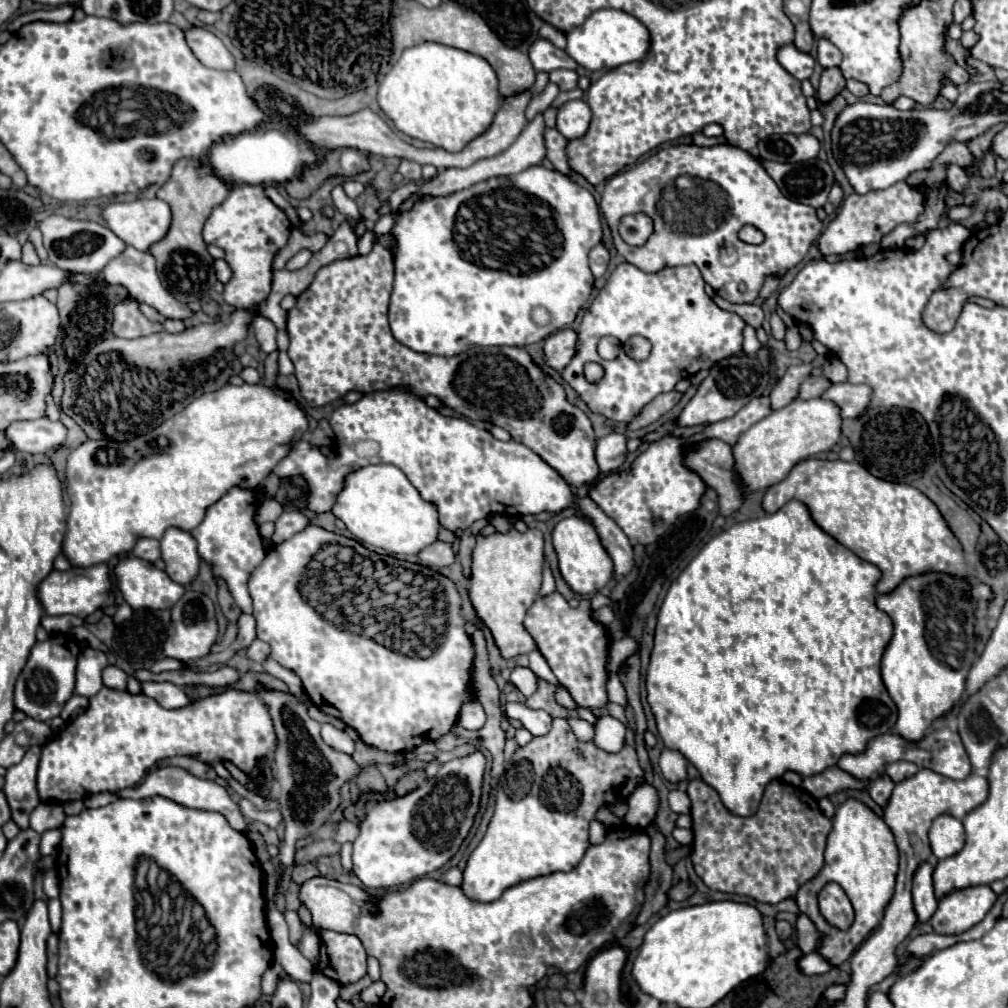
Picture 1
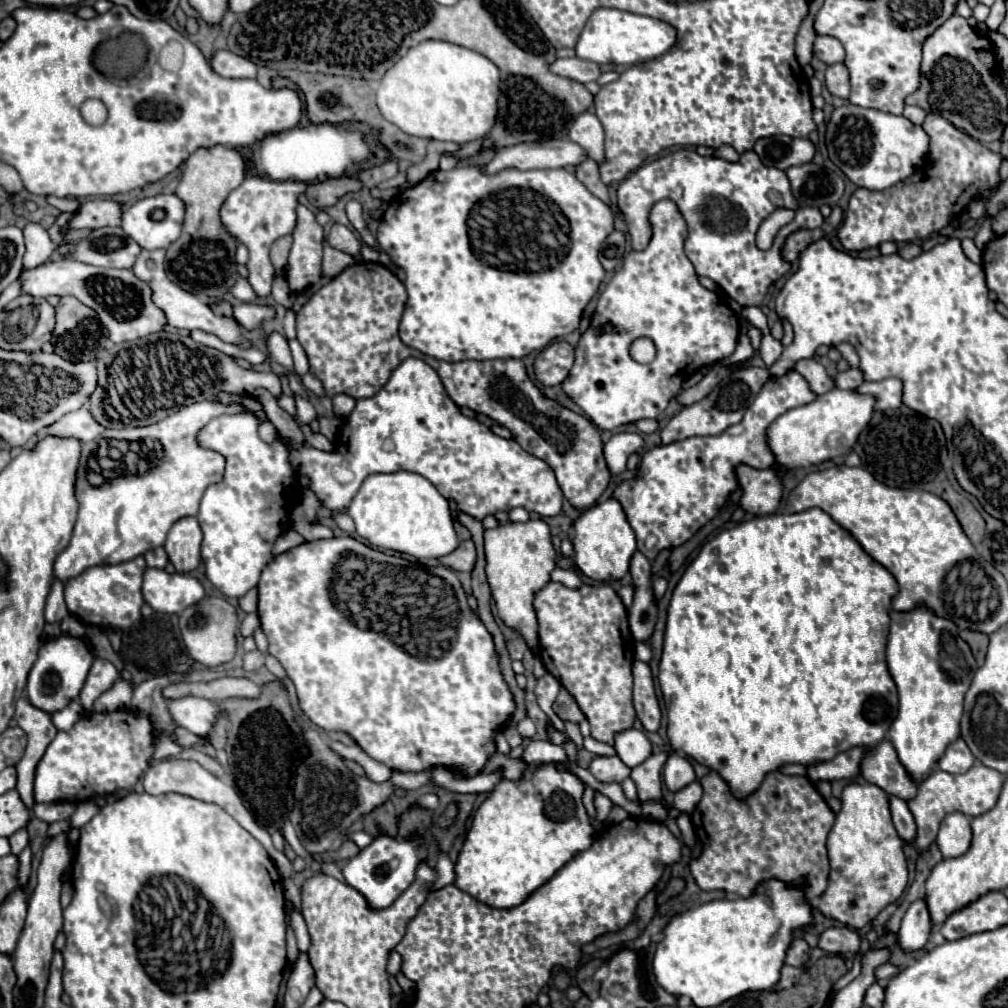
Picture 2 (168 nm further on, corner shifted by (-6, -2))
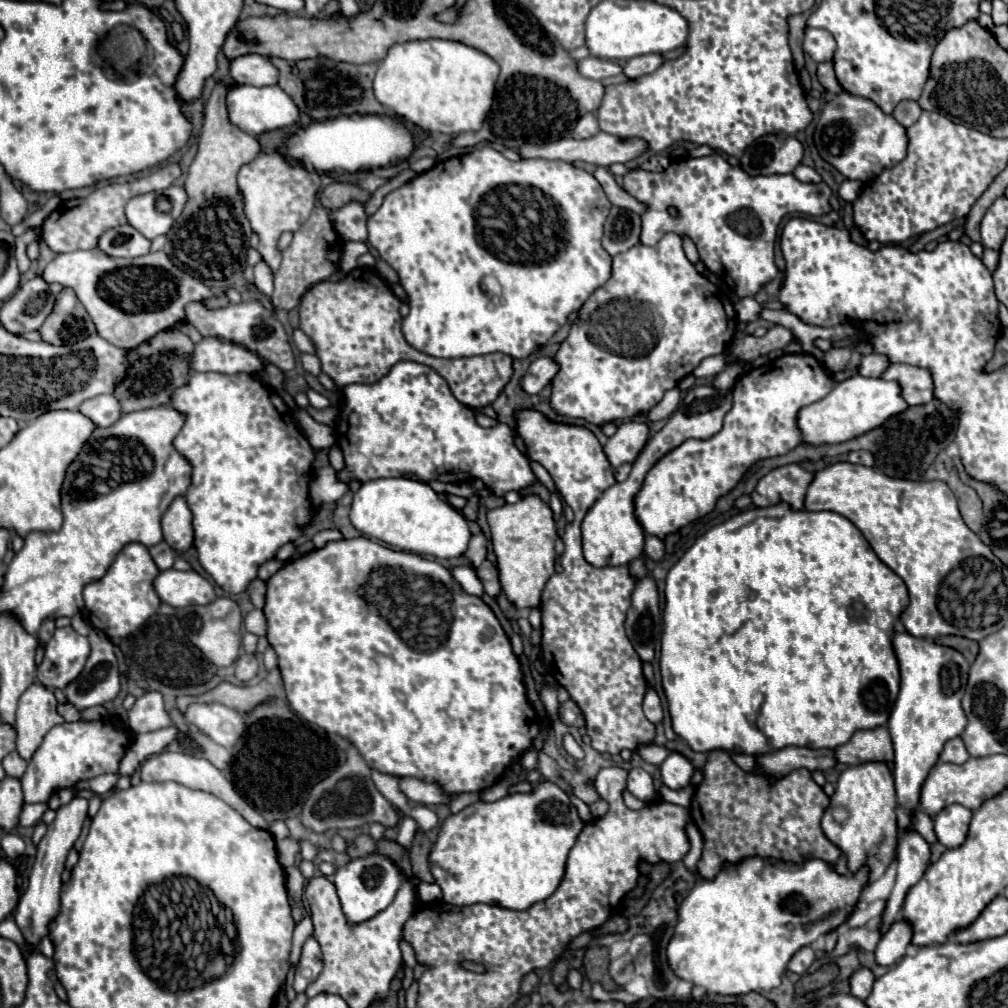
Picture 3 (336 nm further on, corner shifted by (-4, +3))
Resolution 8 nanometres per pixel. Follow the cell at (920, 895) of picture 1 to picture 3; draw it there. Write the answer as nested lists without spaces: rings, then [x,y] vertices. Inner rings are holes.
[[[896,920],[896,924],[892,924],[892,928],[880,938],[876,946],[876,952],[874,952],[876,964],[880,966],[896,964],[906,954],[910,940],[912,940],[910,924],[906,924],[904,920]]]

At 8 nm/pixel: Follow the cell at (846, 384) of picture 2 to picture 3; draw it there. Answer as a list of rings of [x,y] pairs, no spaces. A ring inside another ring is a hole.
[[[868,354],[860,362],[860,374],[862,376],[882,376],[882,372],[890,366],[888,356],[884,354]]]

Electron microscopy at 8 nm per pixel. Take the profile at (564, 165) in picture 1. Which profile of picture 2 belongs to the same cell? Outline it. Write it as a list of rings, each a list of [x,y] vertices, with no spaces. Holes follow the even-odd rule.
[[[586,157],[582,163],[576,165],[576,171],[574,171],[576,179],[584,183],[584,187],[594,193],[598,199],[602,199],[604,203],[608,203],[608,187],[600,181],[598,177],[598,165],[594,159]]]

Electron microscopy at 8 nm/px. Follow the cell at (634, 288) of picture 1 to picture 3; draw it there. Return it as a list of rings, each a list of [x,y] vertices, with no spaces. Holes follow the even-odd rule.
[[[668,232],[656,246],[640,244],[614,256],[612,278],[600,286],[590,296],[590,302],[578,312],[568,338],[560,344],[554,356],[558,374],[550,382],[550,406],[556,414],[582,418],[598,426],[612,420],[630,420],[638,414],[646,414],[662,400],[666,390],[676,388],[678,382],[704,358],[724,352],[734,334],[736,310],[732,300],[728,296],[724,298],[718,286],[714,286],[706,276],[698,274],[682,250],[680,236]]]

